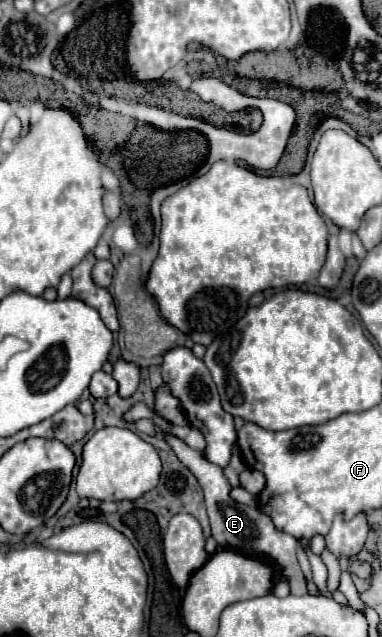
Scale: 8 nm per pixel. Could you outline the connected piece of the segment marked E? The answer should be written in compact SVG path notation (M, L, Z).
M166 432L166 442L168 446L174 450L174 454L178 456L178 460L190 468L190 472L198 478L204 498L206 498L206 508L208 508L208 518L212 524L212 536L218 540L220 546L228 546L228 548L236 548L238 552L246 554L246 556L264 556L268 560L274 560L276 566L282 570L284 578L290 584L290 592L292 594L306 594L306 580L304 574L298 566L296 560L296 546L298 540L282 530L278 530L272 522L272 518L268 514L262 514L258 508L250 508L246 504L236 502L230 496L232 484L228 482L228 478L224 476L224 470L220 466L214 466L212 462L206 462L206 458L202 458L200 450L194 450L190 446L186 446L184 440L180 440L176 434Z

